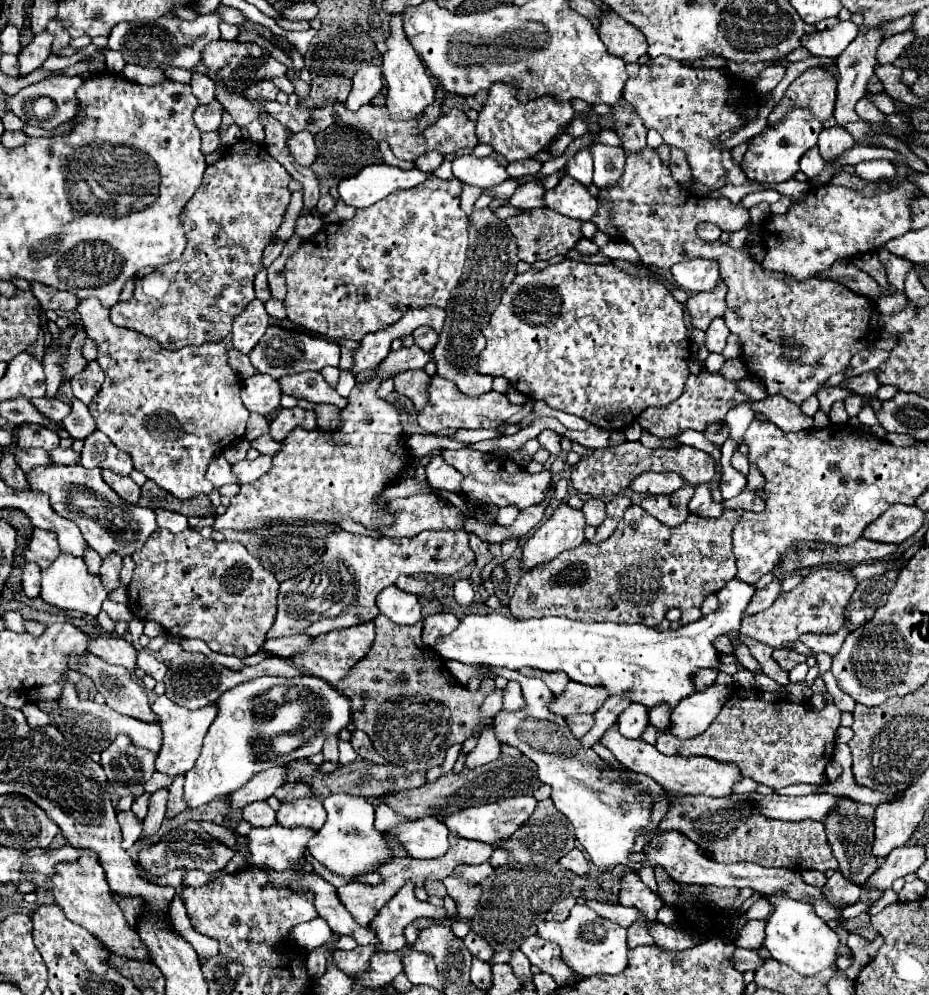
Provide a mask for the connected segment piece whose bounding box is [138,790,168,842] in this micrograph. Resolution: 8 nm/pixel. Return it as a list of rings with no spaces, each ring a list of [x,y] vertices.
[[[158,790],[150,796],[150,806],[148,806],[148,814],[142,822],[142,834],[140,834],[140,842],[148,840],[150,836],[154,836],[158,832],[158,828],[164,822],[164,812],[166,812],[166,800],[168,800],[168,790]]]

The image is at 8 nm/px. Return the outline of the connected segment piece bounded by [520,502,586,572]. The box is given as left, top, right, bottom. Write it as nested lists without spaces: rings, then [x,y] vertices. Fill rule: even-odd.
[[[562,502],[550,520],[546,520],[524,544],[520,570],[528,572],[544,566],[560,552],[572,550],[584,542],[584,514]]]

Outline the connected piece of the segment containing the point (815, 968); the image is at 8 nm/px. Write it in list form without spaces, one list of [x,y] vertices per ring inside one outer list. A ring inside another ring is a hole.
[[[782,892],[762,894],[768,898],[772,912],[766,918],[766,938],[764,948],[770,956],[804,976],[812,976],[824,968],[836,968],[836,950],[840,948],[838,934],[826,926],[822,918],[816,916],[812,904],[804,900],[794,900]]]

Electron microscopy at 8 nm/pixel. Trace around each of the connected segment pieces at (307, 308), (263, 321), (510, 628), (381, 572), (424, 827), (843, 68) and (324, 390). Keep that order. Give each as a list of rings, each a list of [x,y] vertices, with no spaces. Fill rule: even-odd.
[[[430,176],[426,182],[418,184],[416,188],[396,192],[396,196],[388,196],[388,200],[376,202],[372,208],[358,210],[352,220],[324,224],[318,234],[314,234],[308,240],[302,240],[300,248],[296,252],[292,252],[292,256],[286,260],[286,268],[284,268],[286,288],[288,288],[288,294],[284,298],[284,308],[286,308],[288,320],[302,326],[302,328],[306,328],[308,332],[314,332],[314,334],[320,334],[320,336],[326,336],[326,338],[334,338],[334,340],[350,338],[350,340],[360,342],[364,338],[364,334],[380,332],[386,326],[396,324],[408,310],[426,308],[426,306],[446,308],[450,292],[456,286],[456,282],[460,280],[460,276],[462,276],[462,268],[464,268],[464,262],[466,262],[466,248],[468,248],[468,216],[460,208],[460,192],[462,192],[462,182],[460,180],[456,180],[456,178],[440,180],[436,176]]]
[[[258,298],[248,304],[248,308],[234,320],[232,326],[232,344],[242,354],[250,354],[252,348],[260,342],[266,328],[270,326],[270,316],[264,310],[264,302]]]
[[[734,578],[718,592],[720,606],[716,612],[676,630],[658,630],[644,624],[584,624],[570,618],[516,620],[498,612],[484,616],[470,614],[460,620],[452,634],[438,638],[432,648],[444,662],[456,660],[462,664],[486,664],[510,670],[520,670],[522,666],[546,672],[562,670],[574,682],[602,686],[610,694],[628,694],[630,702],[644,704],[646,708],[666,704],[674,710],[680,700],[696,692],[692,682],[696,670],[718,666],[712,640],[722,632],[738,630],[738,622],[754,592],[752,584]]]
[[[342,530],[330,532],[324,538],[324,554],[320,560],[304,570],[304,574],[280,584],[278,614],[268,638],[302,632],[318,636],[330,630],[370,622],[380,614],[376,596],[382,592],[382,588],[392,586],[398,576],[456,574],[472,560],[474,552],[464,530],[424,530],[414,538],[370,538]]]
[[[398,816],[398,840],[412,858],[440,858],[448,852],[448,828],[436,818],[408,822]]]
[[[870,28],[864,34],[858,34],[852,44],[836,58],[836,70],[840,72],[840,84],[838,84],[838,96],[836,96],[836,108],[834,108],[834,118],[836,118],[836,126],[846,126],[848,122],[856,122],[860,120],[858,114],[854,112],[854,104],[866,94],[866,84],[870,80],[870,76],[874,74],[876,68],[876,50],[878,44],[882,42],[882,30],[878,28]]]
[[[304,372],[304,374],[286,375],[279,379],[282,392],[294,398],[304,398],[314,404],[334,404],[342,408],[346,402],[338,396],[334,388],[326,384],[320,372]]]

